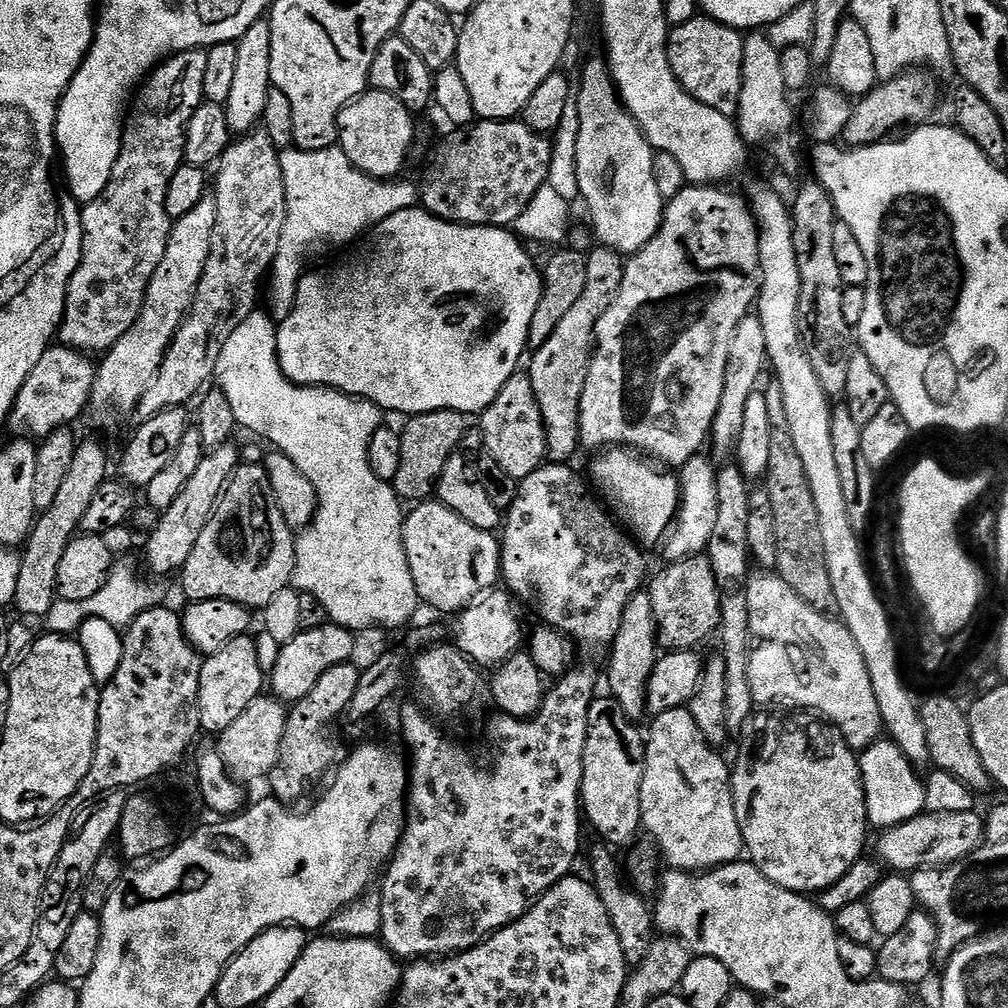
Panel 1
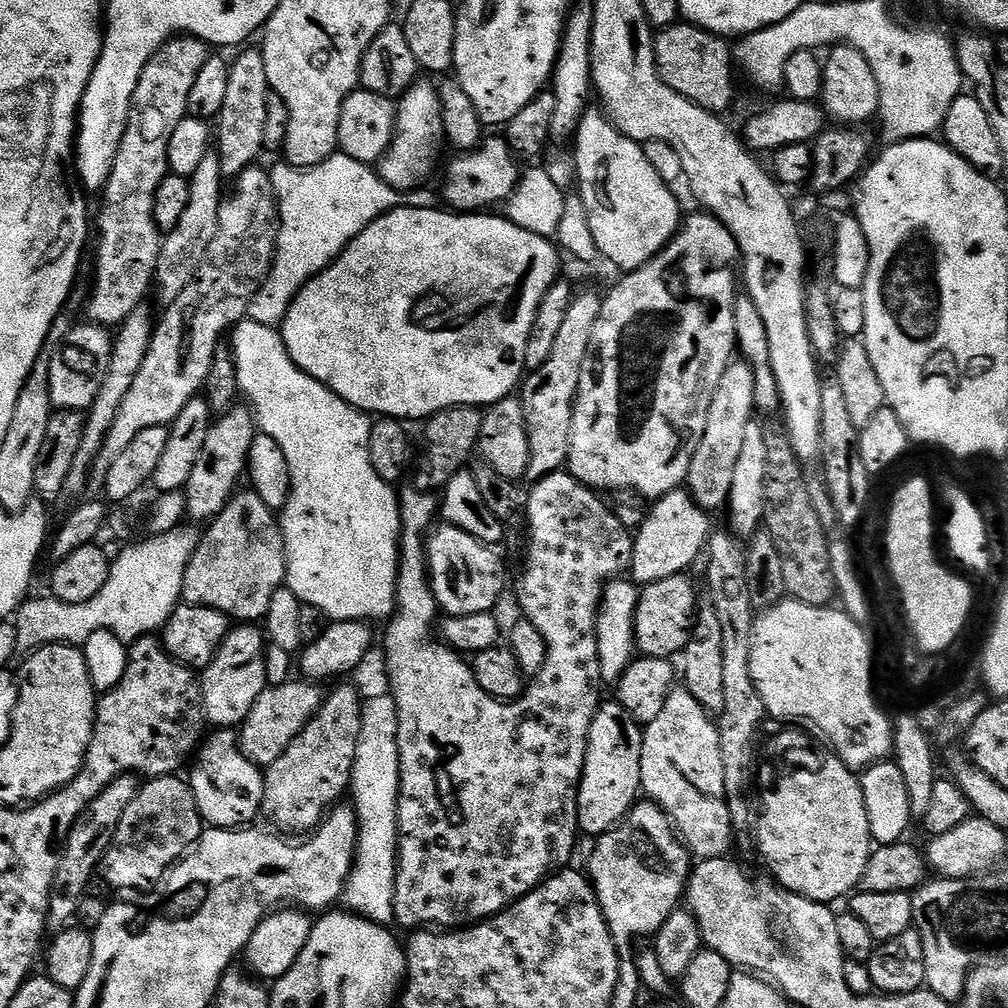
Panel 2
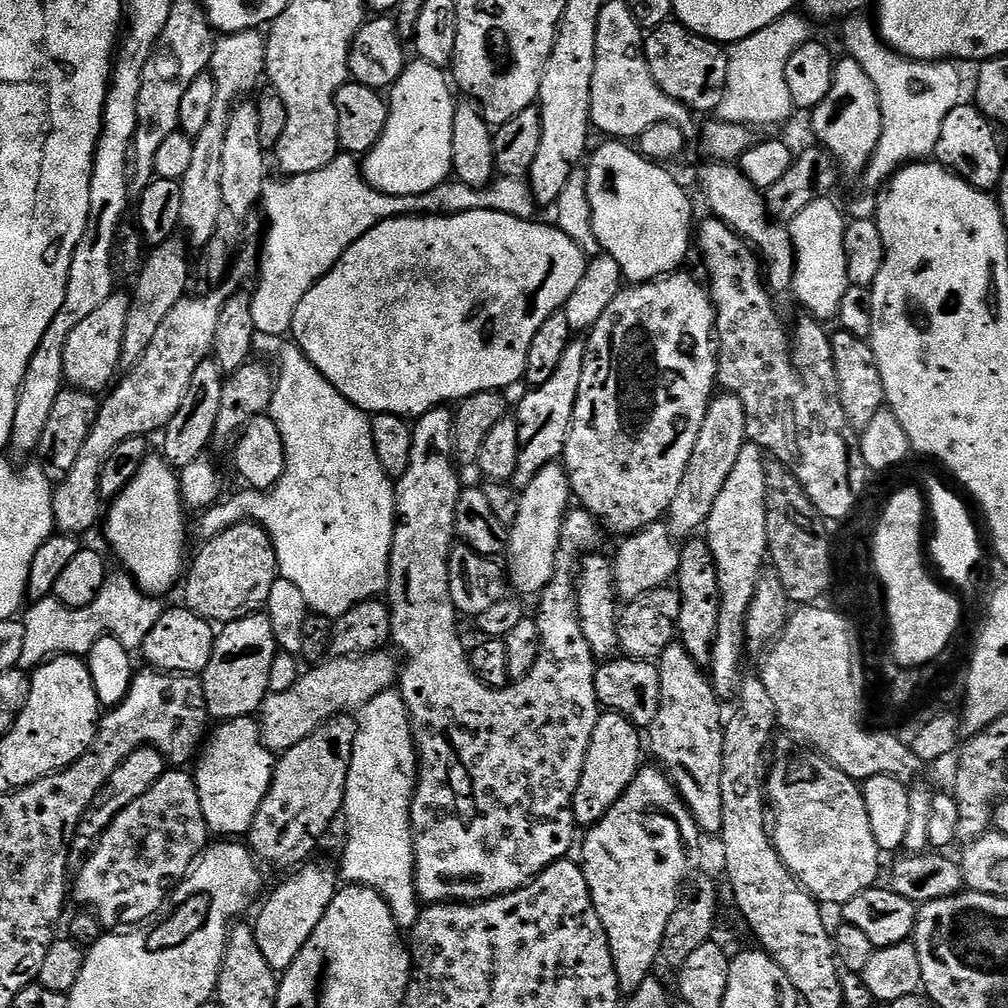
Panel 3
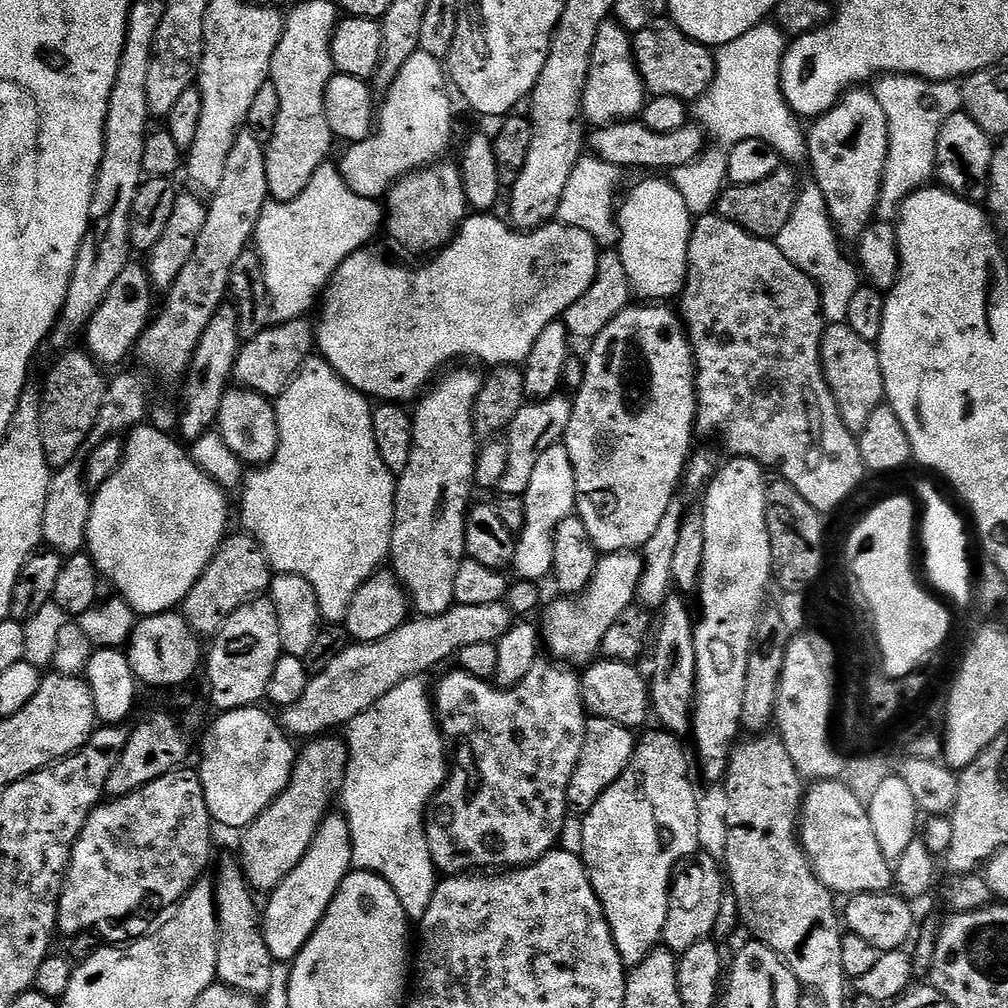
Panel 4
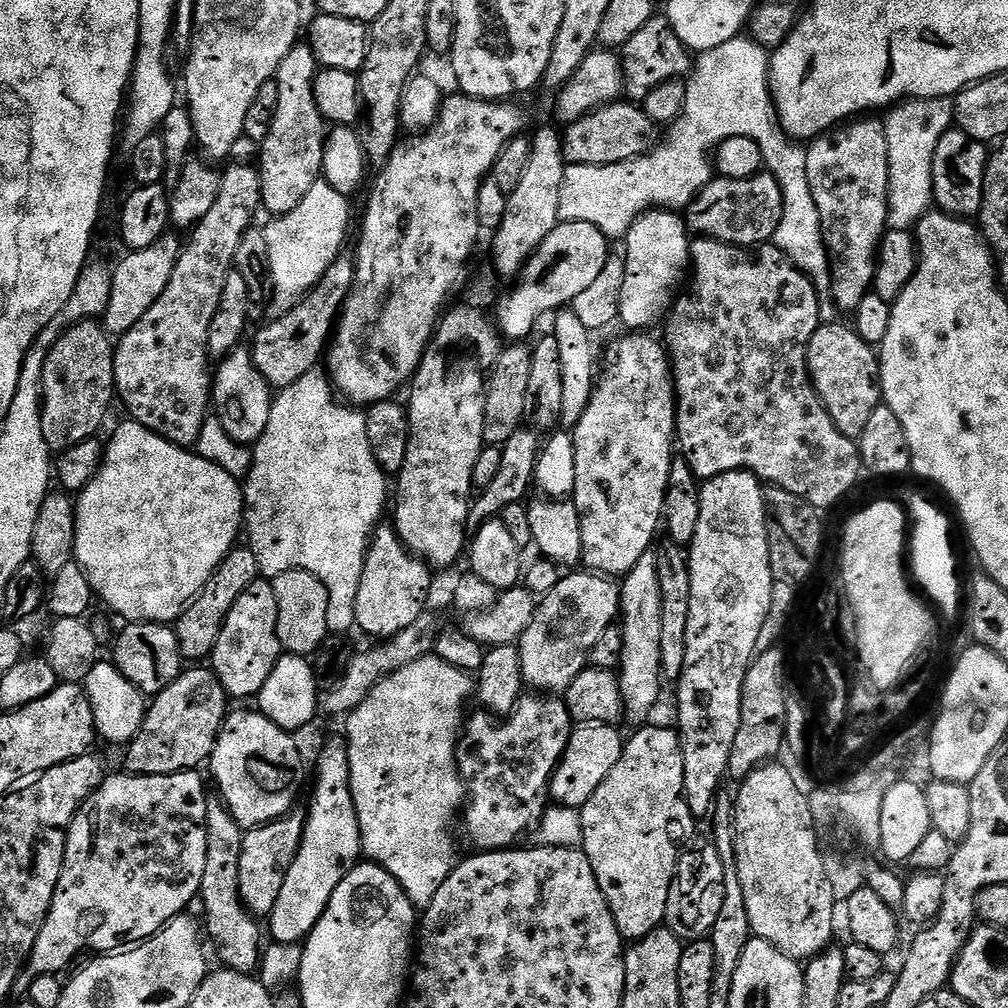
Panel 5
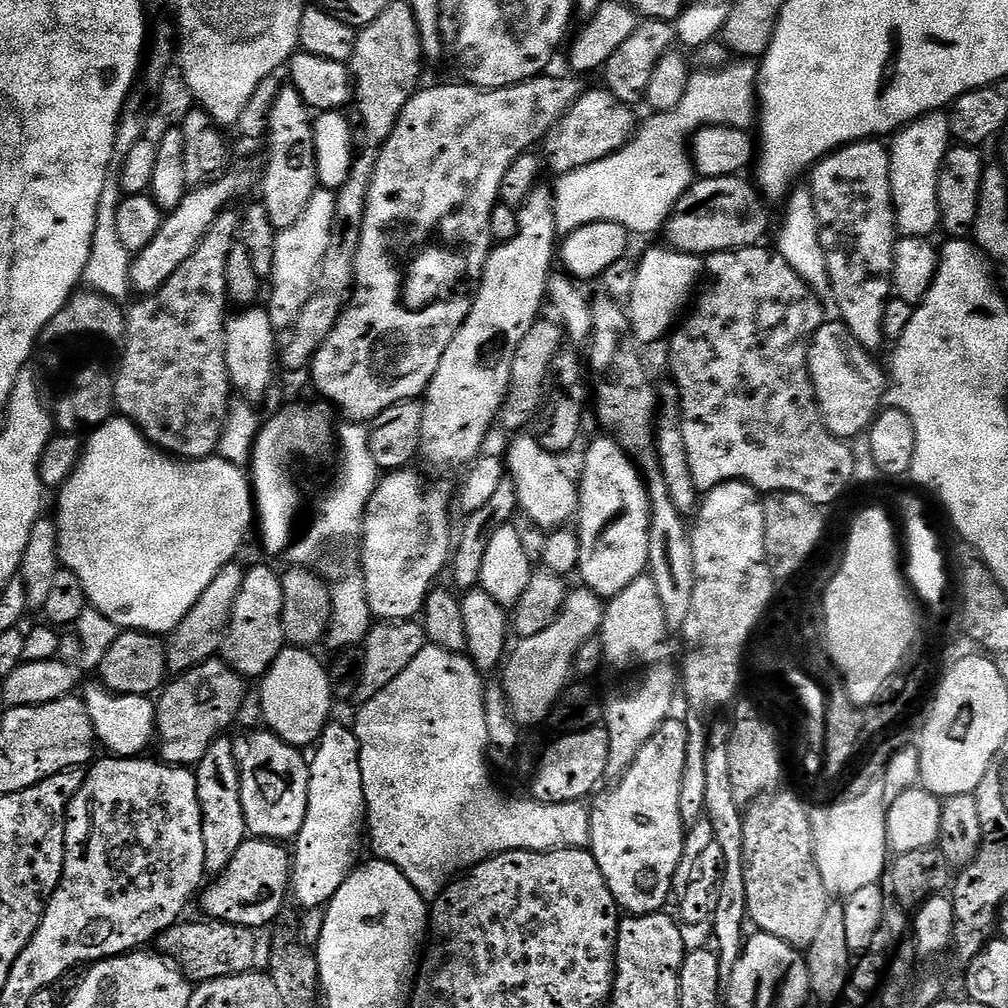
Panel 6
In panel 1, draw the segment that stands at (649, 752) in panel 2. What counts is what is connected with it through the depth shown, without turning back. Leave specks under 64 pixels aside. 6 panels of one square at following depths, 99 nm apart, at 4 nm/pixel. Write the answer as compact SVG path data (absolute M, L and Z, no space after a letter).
M687 707L658 714L651 722L653 724L649 726L648 732L646 728L644 773L640 791L640 822L643 831L652 835L669 869L699 874L721 868L723 864L737 863L745 855L746 849L732 801L729 761L724 761L720 757L721 753L702 738L698 722L694 722Z

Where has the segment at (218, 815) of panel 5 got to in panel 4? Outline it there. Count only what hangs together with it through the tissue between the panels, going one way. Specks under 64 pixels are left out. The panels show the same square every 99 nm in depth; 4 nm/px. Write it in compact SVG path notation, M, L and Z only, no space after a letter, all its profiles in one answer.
M235 855L224 856L217 859L216 880L214 879L214 891L216 893L216 978L219 983L228 988L238 990L242 994L253 998L263 998L266 990L270 990L270 974L274 959L267 949L261 928L261 909L257 906L257 897L248 887L248 879L244 876L244 868L240 865Z

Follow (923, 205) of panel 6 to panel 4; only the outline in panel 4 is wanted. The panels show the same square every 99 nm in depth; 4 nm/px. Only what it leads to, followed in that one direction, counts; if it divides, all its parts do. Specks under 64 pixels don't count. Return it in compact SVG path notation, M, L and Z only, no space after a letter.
M884 74L875 81L874 91L878 102L882 105L882 111L886 114L886 122L888 123L888 155L894 158L894 168L896 164L896 197L897 201L912 196L922 187L925 187L933 179L936 170L936 143L938 142L938 130L942 130L942 126L946 122L946 118L950 118L954 113L961 111L962 101L960 98L960 84L951 80L923 80L920 76L898 76L895 74Z

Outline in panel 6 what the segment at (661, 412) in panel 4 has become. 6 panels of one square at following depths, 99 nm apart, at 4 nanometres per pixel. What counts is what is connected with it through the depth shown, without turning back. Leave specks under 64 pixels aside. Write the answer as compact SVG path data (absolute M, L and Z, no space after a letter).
M615 439L596 440L584 452L584 469L578 475L580 506L578 509L580 528L580 567L583 587L601 598L611 598L622 594L634 578L645 575L648 567L648 491L640 470Z

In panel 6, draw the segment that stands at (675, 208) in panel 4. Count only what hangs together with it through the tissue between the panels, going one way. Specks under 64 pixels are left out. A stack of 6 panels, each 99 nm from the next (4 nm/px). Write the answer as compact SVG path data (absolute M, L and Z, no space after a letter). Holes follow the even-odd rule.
M661 246L650 249L641 260L638 260L635 271L632 296L626 305L631 335L641 345L652 344L660 339L663 341L673 331L678 317L693 299L706 272L705 261L701 257L675 252L672 248ZM684 303L686 303L685 308Z

